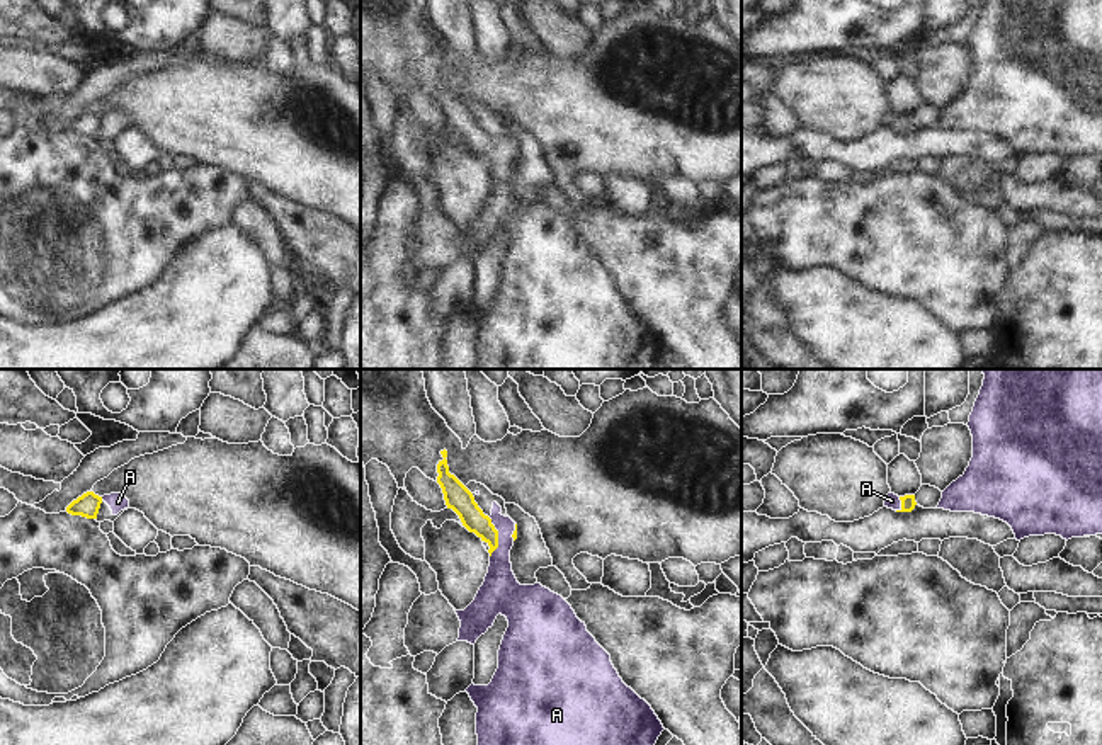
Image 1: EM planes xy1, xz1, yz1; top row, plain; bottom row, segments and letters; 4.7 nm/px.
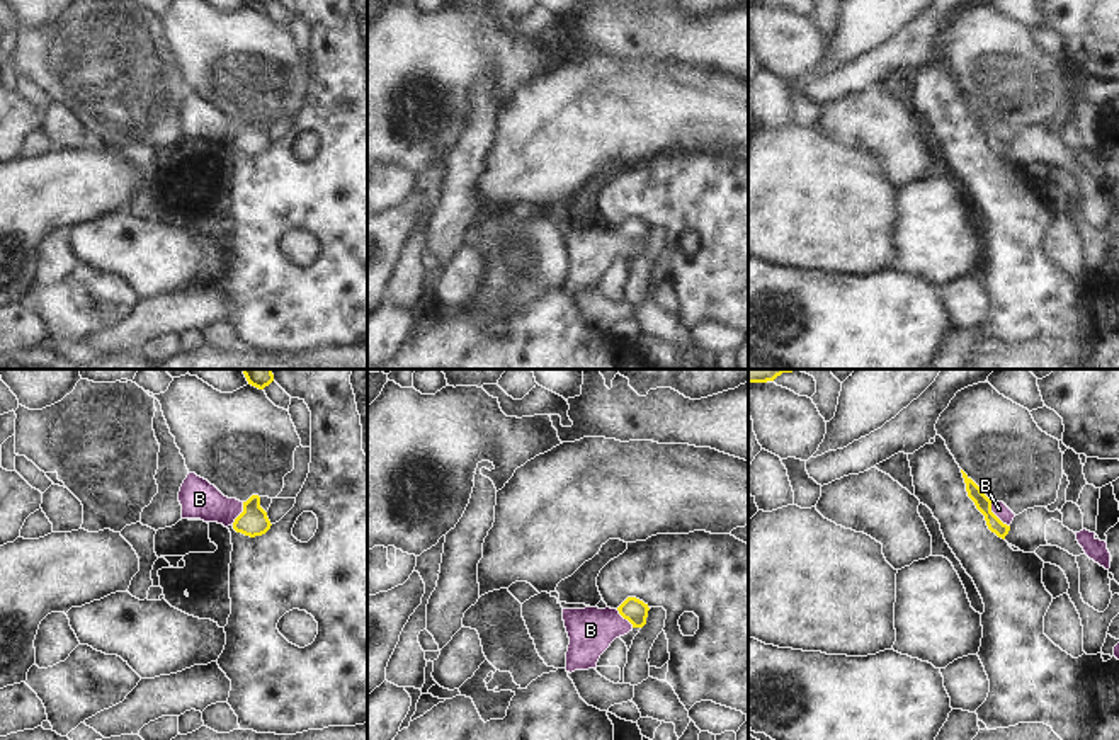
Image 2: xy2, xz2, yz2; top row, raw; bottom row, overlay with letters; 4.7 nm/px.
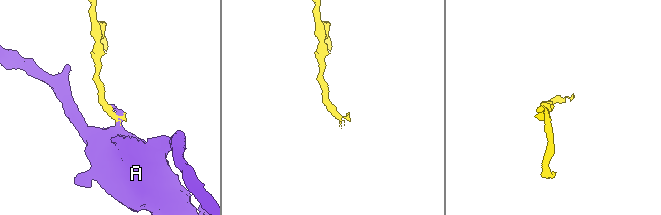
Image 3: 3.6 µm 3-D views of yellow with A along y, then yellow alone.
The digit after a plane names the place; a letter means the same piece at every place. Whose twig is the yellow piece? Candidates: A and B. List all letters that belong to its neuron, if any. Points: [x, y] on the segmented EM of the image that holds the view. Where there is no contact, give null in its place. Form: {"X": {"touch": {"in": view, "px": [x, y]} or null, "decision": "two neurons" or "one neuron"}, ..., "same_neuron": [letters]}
{"A": {"touch": {"in": "xz1", "px": [497, 538]}, "decision": "one neuron"}, "B": {"touch": {"in": "yz2", "px": [995, 516]}, "decision": "two neurons"}, "same_neuron": ["A"]}

